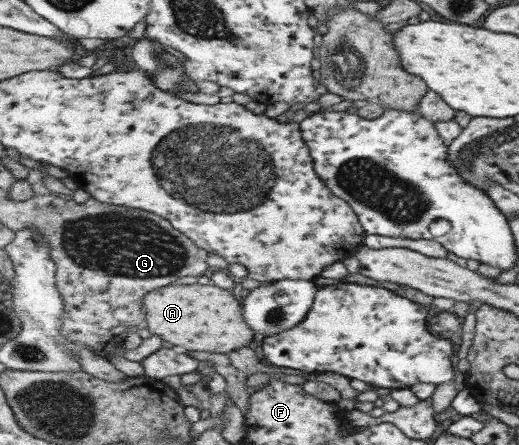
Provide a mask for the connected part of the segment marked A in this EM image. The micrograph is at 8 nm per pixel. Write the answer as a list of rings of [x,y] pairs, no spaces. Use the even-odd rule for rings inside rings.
[[[213,284],[202,286],[171,285],[144,298],[147,312],[145,326],[150,335],[162,337],[176,348],[224,353],[247,347],[254,340],[254,330],[247,324],[243,303],[237,291],[228,291]]]

